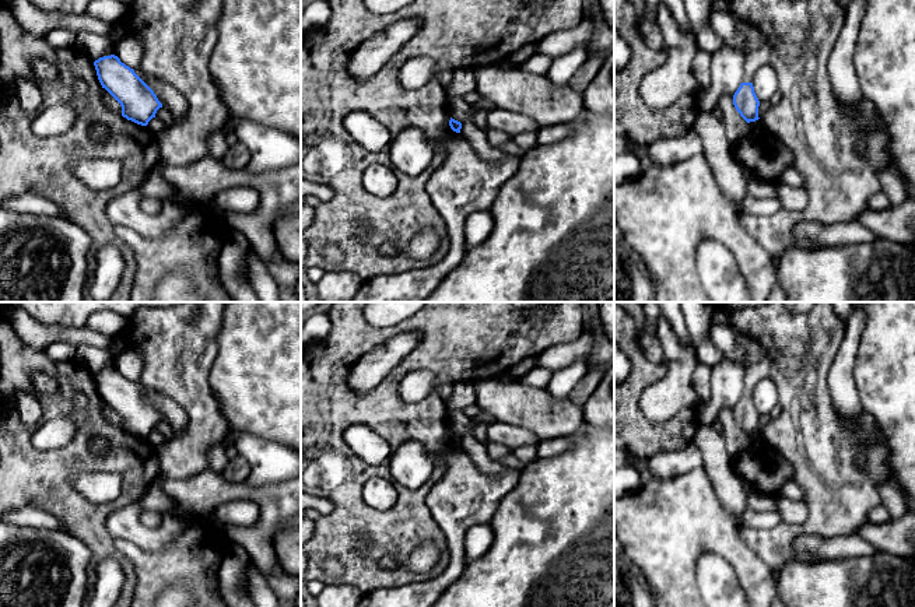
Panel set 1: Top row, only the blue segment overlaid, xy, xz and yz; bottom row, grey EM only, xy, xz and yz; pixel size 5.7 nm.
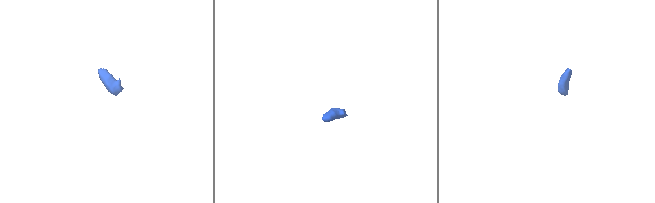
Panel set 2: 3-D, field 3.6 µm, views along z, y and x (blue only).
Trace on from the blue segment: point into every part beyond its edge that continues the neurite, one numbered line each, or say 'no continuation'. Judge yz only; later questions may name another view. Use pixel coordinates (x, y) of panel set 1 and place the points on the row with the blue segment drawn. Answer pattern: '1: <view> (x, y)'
no continuation

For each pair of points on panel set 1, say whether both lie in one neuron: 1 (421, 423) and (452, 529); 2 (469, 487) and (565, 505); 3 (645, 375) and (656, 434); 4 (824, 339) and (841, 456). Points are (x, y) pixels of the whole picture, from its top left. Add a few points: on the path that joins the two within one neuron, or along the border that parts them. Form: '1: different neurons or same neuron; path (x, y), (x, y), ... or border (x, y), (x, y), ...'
1: different neurons; border (440, 477), (426, 498), (426, 505), (430, 511)
2: different neurons; border (521, 470), (518, 483), (502, 498), (490, 522)
3: same neuron; path (633, 390), (633, 414), (641, 423)
4: same neuron; path (813, 368), (813, 427)

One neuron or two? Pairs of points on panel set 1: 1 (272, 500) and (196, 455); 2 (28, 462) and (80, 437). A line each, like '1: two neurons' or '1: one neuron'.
1: two neurons
2: one neuron

